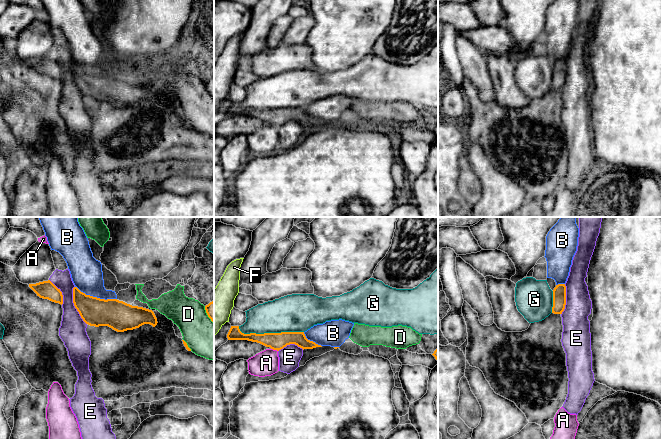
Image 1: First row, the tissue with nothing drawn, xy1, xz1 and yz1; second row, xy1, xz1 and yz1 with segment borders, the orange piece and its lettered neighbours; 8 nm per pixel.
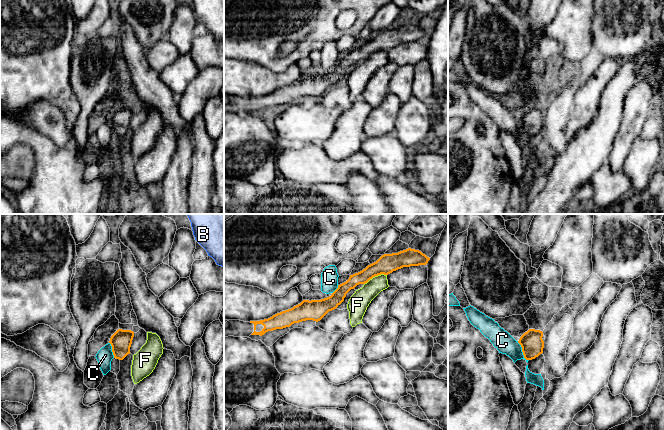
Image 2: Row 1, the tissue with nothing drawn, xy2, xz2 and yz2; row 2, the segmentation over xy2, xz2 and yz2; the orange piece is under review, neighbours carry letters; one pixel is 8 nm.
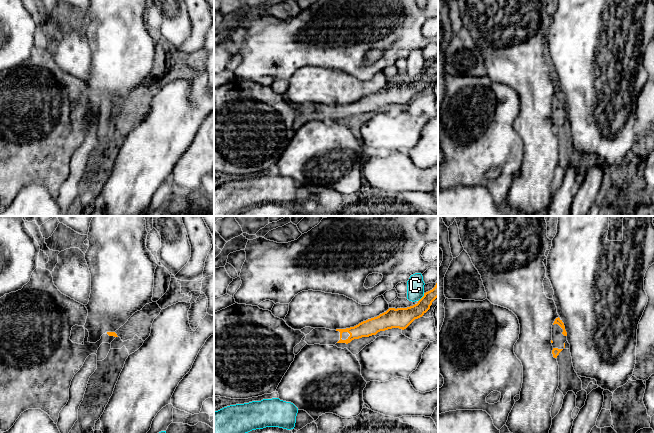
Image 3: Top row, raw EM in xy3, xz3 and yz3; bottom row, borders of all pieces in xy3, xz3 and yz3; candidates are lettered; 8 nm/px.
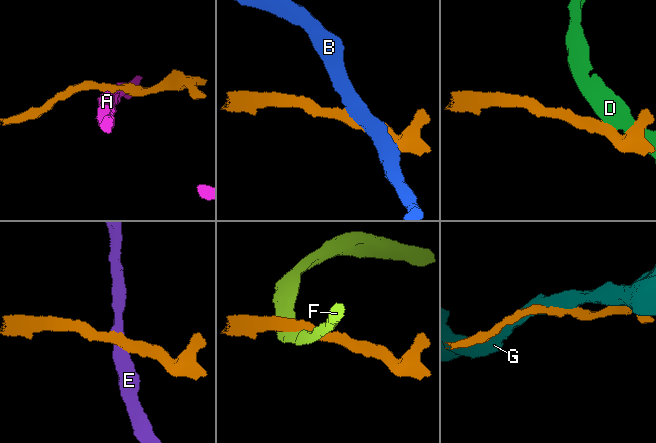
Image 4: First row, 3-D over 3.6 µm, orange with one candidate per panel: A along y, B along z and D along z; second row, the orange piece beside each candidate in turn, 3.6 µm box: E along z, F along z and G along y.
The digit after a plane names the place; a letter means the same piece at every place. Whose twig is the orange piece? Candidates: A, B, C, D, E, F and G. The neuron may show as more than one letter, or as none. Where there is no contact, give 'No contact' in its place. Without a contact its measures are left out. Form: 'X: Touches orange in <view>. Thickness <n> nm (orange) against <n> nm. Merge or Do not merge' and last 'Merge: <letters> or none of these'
A: Touches orange in xz1. Thickness 140 nm (orange) against 200 nm. Do not merge
B: Touches orange in xy1. Thickness 240 nm (orange) against 260 nm. Do not merge
C: Touches orange in yz2. Thickness 180 nm (orange) against 160 nm. Do not merge
D: Touches orange in xy1. Thickness 120 nm (orange) against 300 nm. Do not merge
E: Touches orange in xy1. Thickness 220 nm (orange) against 220 nm. Do not merge
F: Touches orange in xz2. Thickness 160 nm (orange) against 160 nm. Do not merge
G: Touches orange in xz1. Thickness 140 nm (orange) against 300 nm. Do not merge
Merge: none of these

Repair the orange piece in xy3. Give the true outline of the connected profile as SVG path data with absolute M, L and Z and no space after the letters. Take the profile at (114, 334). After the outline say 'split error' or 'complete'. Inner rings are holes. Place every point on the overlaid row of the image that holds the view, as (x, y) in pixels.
M38 267L33 271L30 281L24 285L21 290L5 294L0 298L0 430L2 433L8 431L19 416L28 409L41 409L50 416L55 424L57 424L59 413L69 400L69 388L75 375L74 370L80 369L89 355L96 354L102 343L111 344L111 342L118 337L115 332L107 332L106 334L103 334L101 339L96 343L90 343L88 341L89 332L85 329L84 344L73 343L70 340L72 327L75 325L84 326L87 316L88 310L85 305L62 294L54 285L51 272L47 269L42 269L41 267Z | split error

